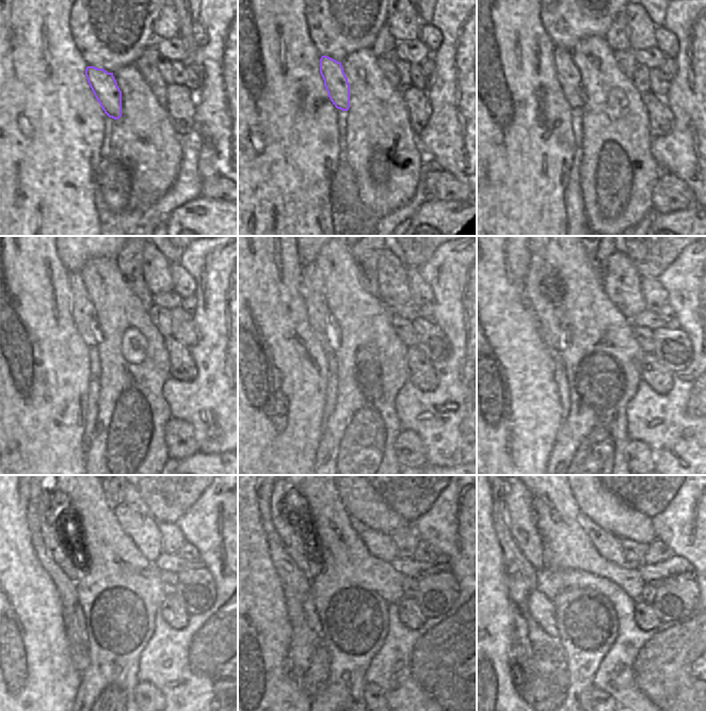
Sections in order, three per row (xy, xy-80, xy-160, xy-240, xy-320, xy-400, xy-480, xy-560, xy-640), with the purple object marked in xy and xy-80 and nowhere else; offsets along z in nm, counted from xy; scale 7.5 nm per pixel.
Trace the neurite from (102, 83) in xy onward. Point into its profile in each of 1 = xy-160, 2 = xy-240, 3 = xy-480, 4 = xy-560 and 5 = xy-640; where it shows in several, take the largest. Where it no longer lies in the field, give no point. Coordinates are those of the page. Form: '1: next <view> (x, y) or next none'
1: next xy-160 (568, 76)
2: next xy-240 (83, 313)
3: next xy-480 (60, 552)
4: next xy-560 (293, 544)
5: next xy-640 (523, 527)

